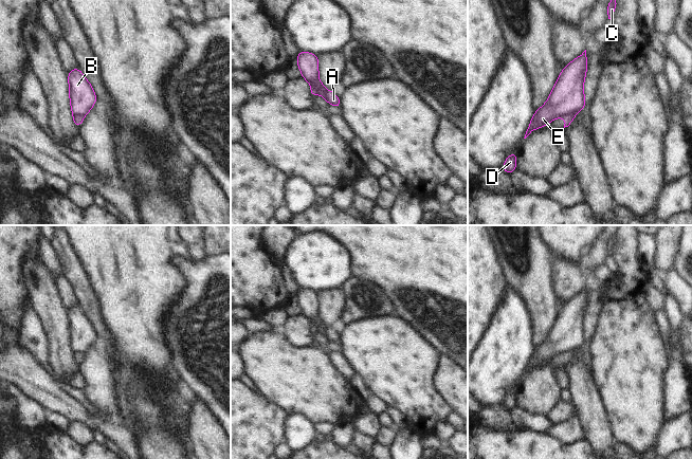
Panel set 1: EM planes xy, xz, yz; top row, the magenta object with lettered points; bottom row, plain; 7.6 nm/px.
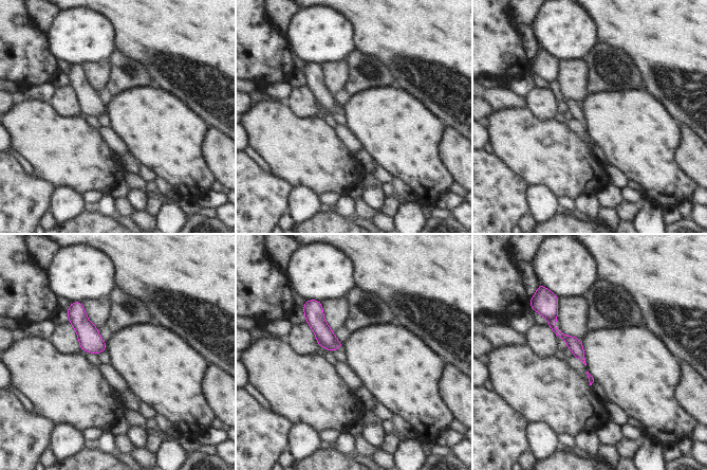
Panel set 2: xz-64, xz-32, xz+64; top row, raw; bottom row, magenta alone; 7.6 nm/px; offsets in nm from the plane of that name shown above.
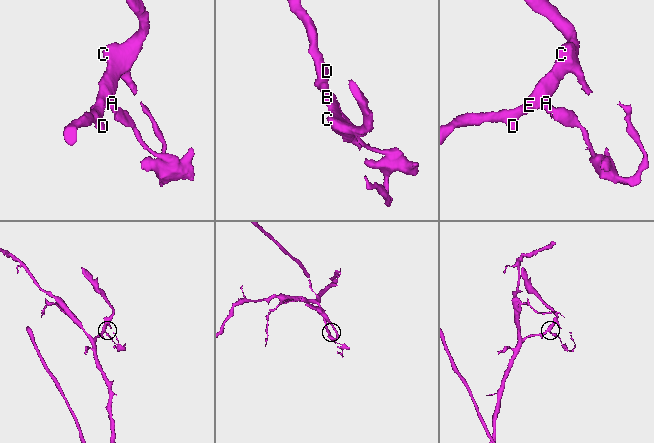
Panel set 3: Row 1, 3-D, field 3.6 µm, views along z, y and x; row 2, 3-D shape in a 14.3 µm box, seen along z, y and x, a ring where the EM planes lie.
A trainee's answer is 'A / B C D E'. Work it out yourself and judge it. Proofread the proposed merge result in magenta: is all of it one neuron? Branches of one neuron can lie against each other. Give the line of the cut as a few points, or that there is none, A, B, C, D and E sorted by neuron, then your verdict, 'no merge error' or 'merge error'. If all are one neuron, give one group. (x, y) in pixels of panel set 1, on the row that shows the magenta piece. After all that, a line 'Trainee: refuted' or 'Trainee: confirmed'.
cut xz (311, 86), (317, 86), (322, 89); groups A / B C D E; merge error
Trainee: confirmed

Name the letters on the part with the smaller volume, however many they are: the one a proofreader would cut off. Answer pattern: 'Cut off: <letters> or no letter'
Cut off: A

